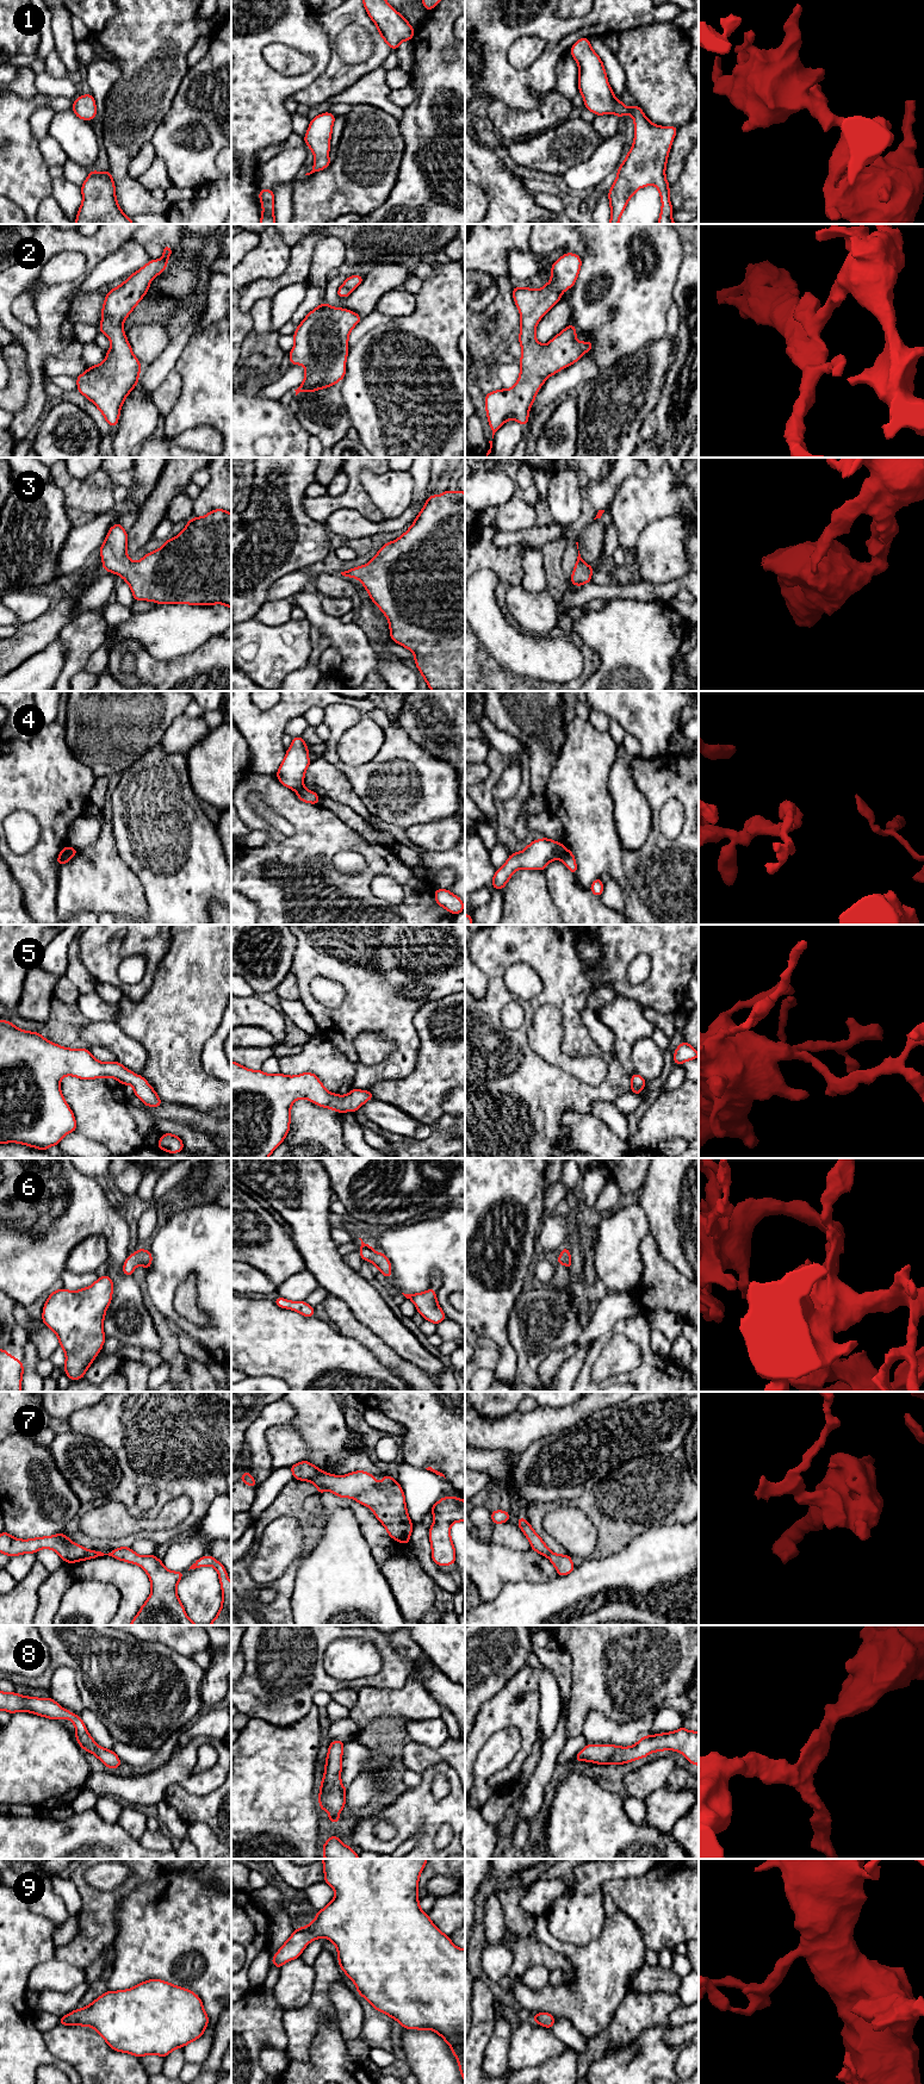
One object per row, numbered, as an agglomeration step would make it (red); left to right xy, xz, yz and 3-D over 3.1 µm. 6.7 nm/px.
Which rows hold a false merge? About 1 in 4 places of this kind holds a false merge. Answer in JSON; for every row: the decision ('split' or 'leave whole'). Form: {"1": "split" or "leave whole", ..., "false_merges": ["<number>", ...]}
{"1": "leave whole", "2": "leave whole", "3": "leave whole", "4": "split", "5": "leave whole", "6": "leave whole", "7": "split", "8": "leave whole", "9": "leave whole", "false_merges": ["4", "7"]}

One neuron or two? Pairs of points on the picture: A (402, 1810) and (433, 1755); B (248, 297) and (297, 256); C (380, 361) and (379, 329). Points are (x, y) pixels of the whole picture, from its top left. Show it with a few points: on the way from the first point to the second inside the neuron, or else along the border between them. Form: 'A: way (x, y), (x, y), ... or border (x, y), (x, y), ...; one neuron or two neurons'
A: border (452, 1767), (444, 1762), (436, 1762), (420, 1773); two neurons
B: way (262, 288), (276, 285), (291, 271); one neuron
C: way (380, 353), (379, 337); one neuron

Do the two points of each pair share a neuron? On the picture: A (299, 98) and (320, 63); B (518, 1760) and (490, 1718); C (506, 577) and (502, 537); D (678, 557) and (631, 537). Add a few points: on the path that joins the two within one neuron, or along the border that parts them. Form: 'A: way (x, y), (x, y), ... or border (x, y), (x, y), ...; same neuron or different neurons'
A: border (326, 68), (308, 86), (290, 95); different neurons
B: way (526, 1745), (526, 1731), (513, 1718), (506, 1718); same neuron
C: border (491, 539), (497, 546), (525, 543), (528, 547); different neurons
D: border (657, 520), (640, 534), (633, 547); different neurons

